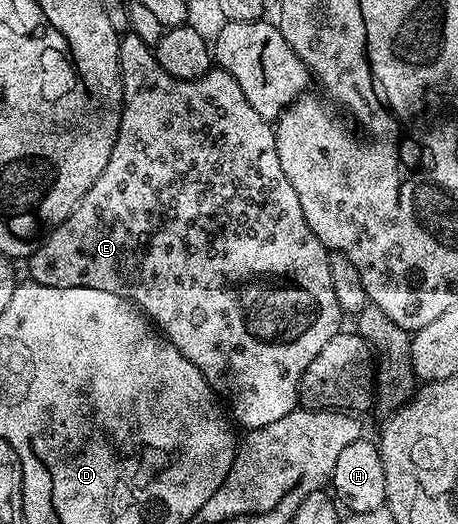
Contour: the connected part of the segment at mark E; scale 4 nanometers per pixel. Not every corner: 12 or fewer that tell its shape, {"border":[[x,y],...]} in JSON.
{"border":[[121,35],[29,277],[133,302],[247,431],[344,315],[227,70]]}

